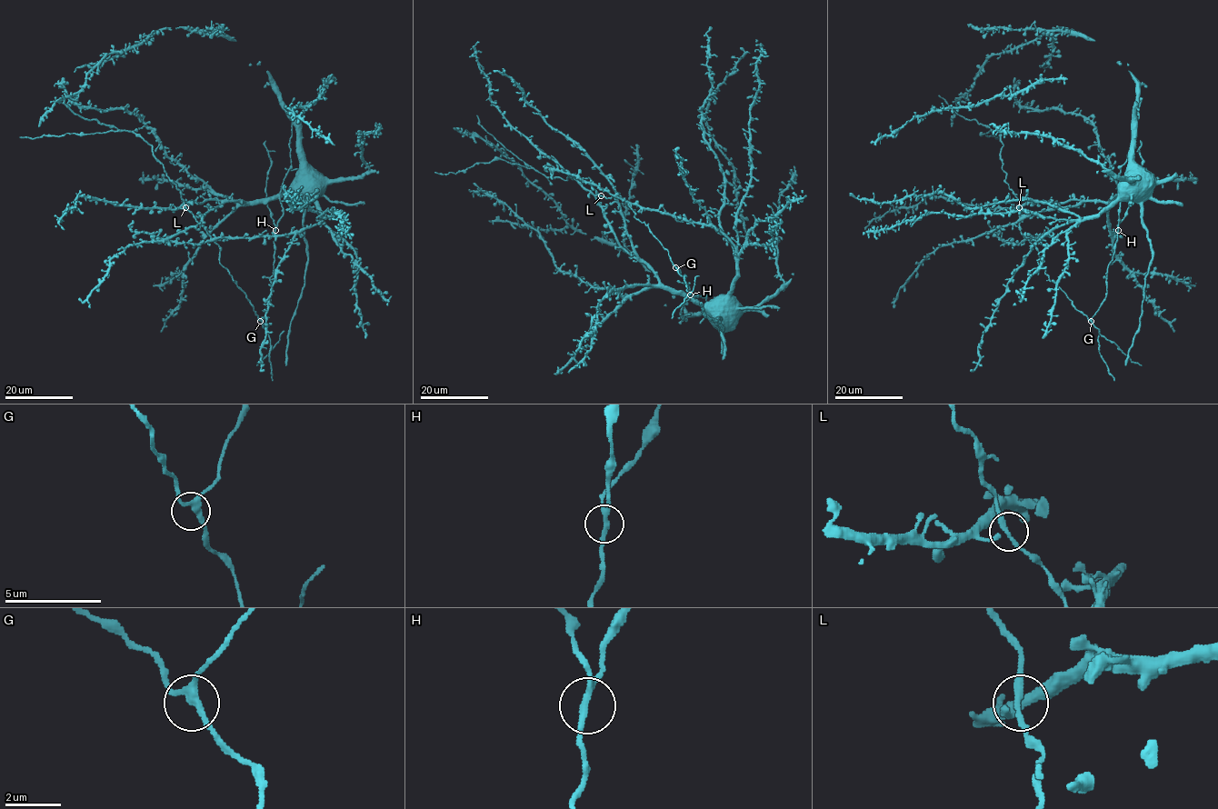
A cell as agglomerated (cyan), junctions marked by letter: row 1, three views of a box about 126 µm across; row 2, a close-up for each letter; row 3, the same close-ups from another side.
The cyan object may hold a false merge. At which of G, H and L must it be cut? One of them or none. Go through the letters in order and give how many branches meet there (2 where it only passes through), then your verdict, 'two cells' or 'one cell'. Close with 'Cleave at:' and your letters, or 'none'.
G: 3 | one cell
H: 3 | two cells
L: 3 | one cell
Cleave at: H

